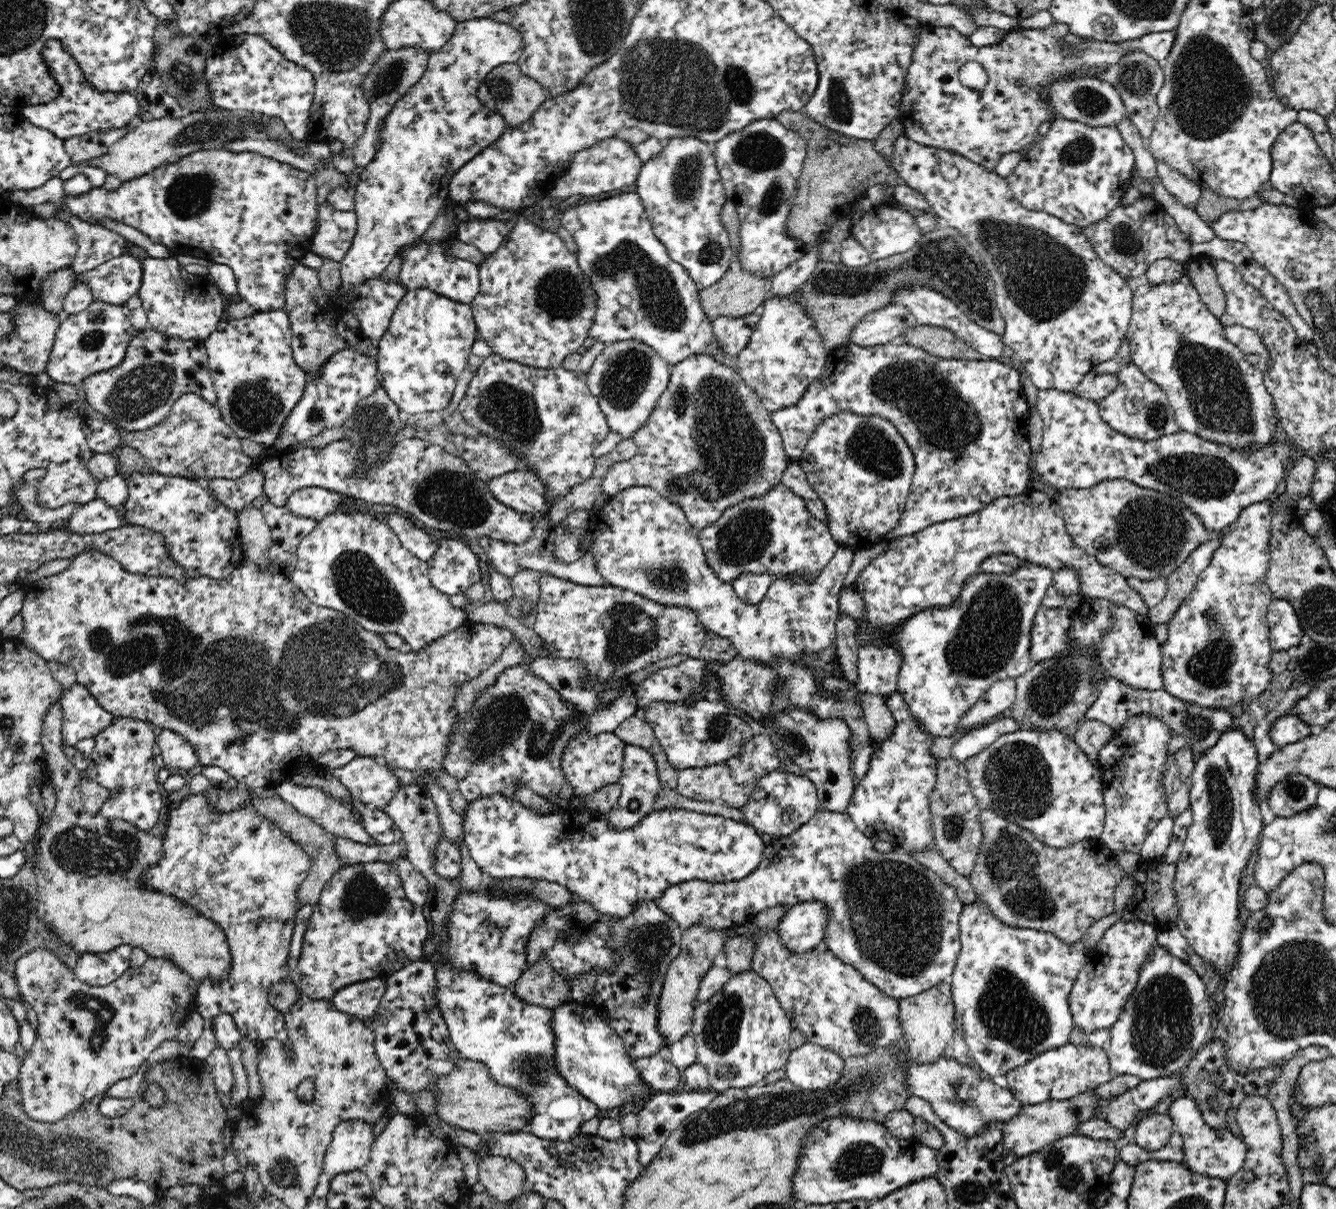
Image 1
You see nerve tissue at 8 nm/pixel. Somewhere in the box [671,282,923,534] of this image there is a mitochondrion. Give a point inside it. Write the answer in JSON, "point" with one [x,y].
{"point":[873,447]}

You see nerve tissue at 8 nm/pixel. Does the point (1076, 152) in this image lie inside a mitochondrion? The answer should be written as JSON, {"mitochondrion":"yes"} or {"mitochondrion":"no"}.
{"mitochondrion":"yes"}

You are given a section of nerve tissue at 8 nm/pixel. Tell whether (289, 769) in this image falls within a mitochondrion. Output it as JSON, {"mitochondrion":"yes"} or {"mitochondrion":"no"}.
{"mitochondrion":"no"}

